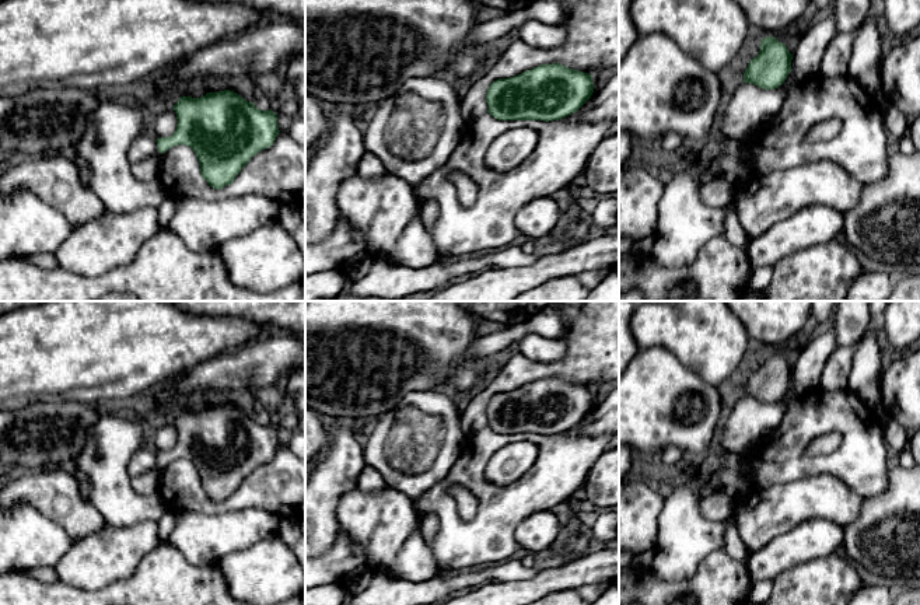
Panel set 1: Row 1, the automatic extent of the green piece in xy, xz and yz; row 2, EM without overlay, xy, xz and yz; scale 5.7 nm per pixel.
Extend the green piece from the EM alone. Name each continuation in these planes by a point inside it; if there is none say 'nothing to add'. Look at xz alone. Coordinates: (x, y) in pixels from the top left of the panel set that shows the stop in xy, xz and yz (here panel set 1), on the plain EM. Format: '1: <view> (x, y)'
nothing to add

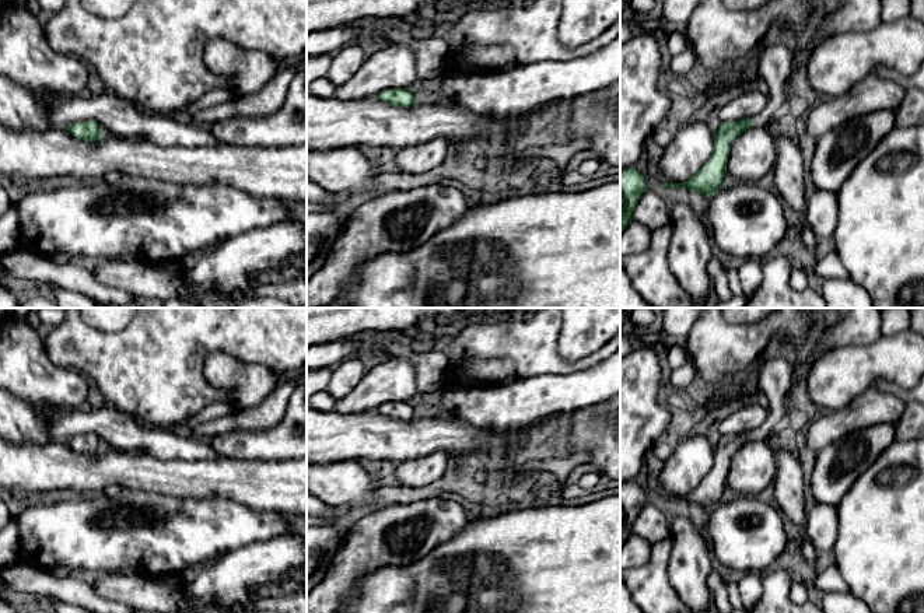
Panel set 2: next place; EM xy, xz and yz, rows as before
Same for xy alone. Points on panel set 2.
nothing to add

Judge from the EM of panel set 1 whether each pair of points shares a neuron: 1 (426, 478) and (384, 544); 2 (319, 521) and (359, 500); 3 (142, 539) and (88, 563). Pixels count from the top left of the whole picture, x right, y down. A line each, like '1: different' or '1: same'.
1: different
2: different
3: same

